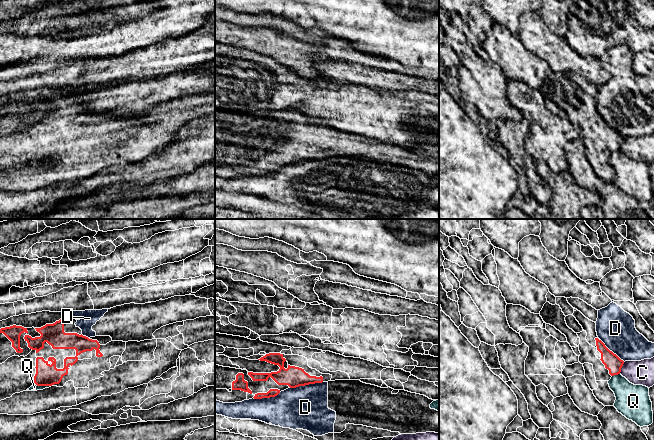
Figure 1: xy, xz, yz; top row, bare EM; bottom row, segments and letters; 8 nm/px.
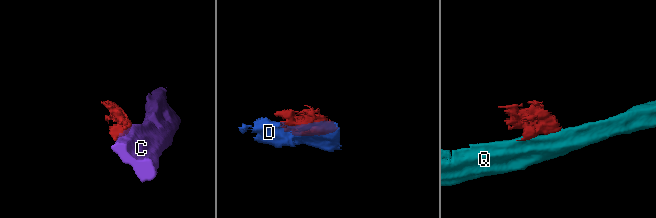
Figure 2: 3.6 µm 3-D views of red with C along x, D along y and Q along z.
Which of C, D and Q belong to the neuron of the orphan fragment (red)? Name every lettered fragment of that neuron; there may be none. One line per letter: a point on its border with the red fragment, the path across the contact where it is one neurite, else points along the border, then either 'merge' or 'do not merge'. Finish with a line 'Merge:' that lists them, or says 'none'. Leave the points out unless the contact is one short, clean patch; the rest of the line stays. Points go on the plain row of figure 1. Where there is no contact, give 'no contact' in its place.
C: yz (621, 143) | do not merge
D: xz (306, 160) | do not merge
Q: xy (42, 161) | do not merge
Merge: none

